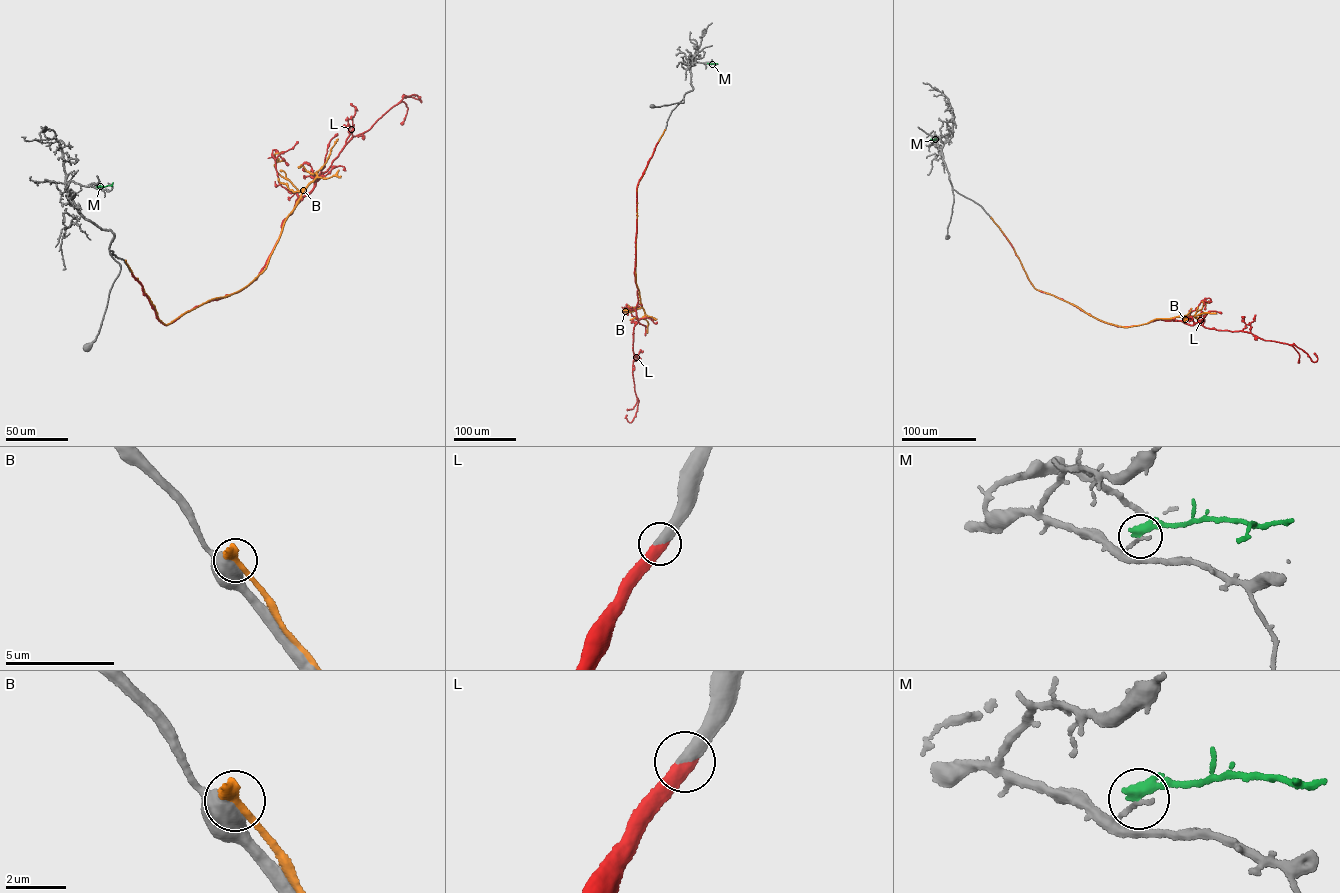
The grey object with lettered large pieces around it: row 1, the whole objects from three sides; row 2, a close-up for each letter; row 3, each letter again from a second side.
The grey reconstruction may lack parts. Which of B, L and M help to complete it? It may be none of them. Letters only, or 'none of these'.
L

